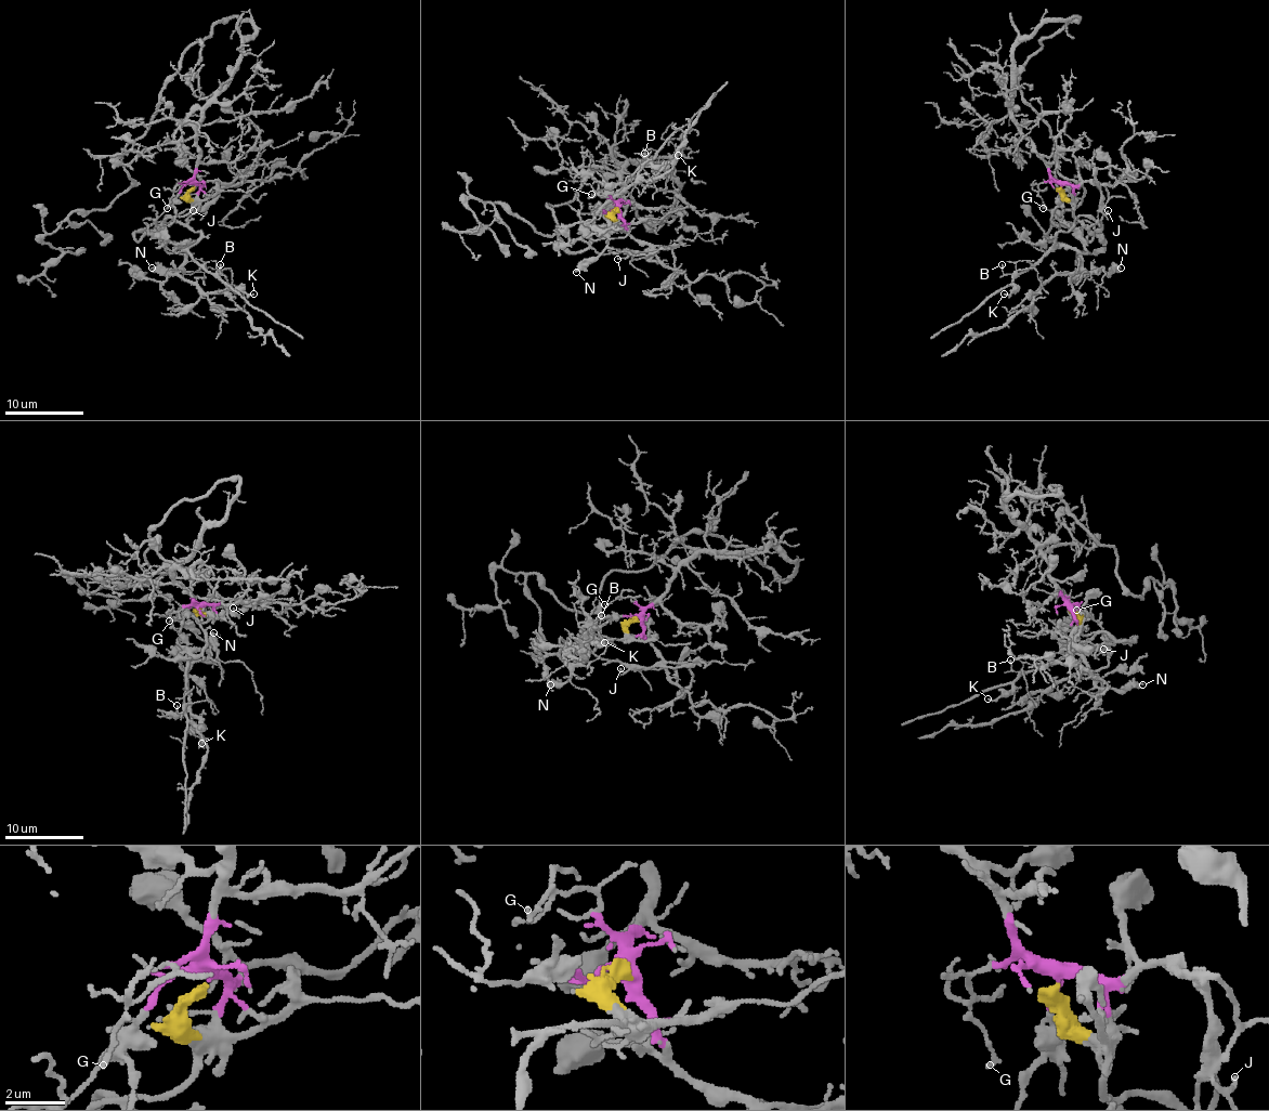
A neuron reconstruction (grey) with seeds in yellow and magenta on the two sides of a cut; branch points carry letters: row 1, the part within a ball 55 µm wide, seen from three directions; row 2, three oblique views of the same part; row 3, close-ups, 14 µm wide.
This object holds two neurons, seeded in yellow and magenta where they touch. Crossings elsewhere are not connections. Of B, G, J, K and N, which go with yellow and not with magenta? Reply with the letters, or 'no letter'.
B, K, N

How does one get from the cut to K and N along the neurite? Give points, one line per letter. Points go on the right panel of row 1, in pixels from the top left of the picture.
K: (1060, 186), (1074, 210), (1074, 220), (1067, 232), (1059, 232), (1045, 253), (1014, 279), (1014, 289), (1003, 293)
N: (1060, 186), (1082, 226), (1082, 246), (1088, 251), (1082, 256), (1086, 270), (1106, 272), (1120, 268)

